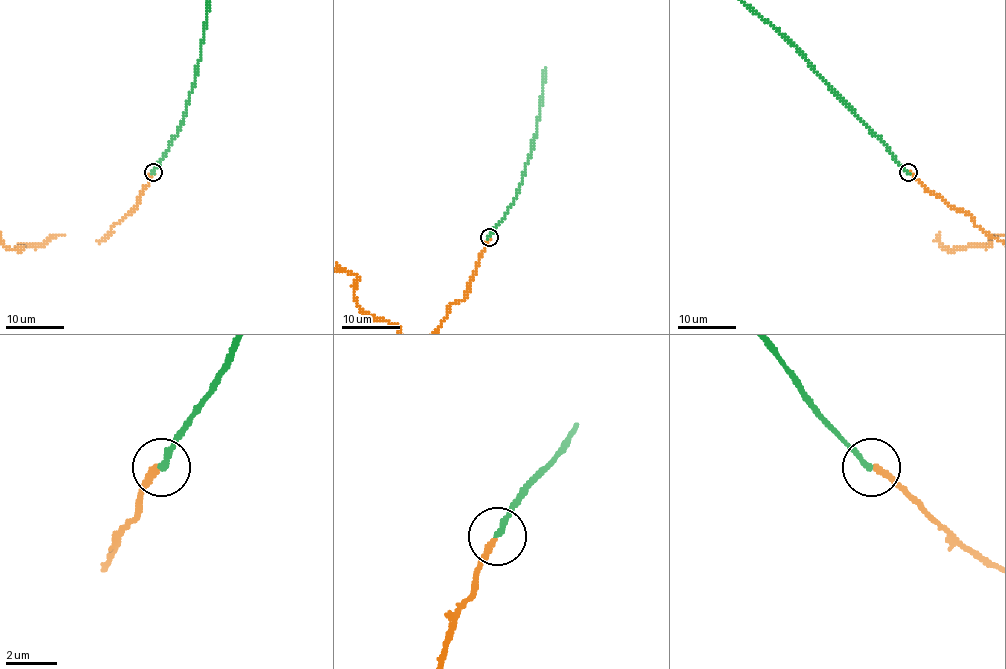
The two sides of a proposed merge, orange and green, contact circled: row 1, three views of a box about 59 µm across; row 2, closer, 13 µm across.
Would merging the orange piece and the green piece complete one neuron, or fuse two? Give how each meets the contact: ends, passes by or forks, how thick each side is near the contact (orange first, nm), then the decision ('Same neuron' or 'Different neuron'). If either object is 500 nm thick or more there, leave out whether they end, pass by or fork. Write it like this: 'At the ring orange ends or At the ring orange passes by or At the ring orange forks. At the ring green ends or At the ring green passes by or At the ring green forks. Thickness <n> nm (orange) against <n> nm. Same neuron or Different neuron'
At the ring orange ends. At the ring green ends. Thickness 180 nm (orange) against 190 nm. Different neuron

